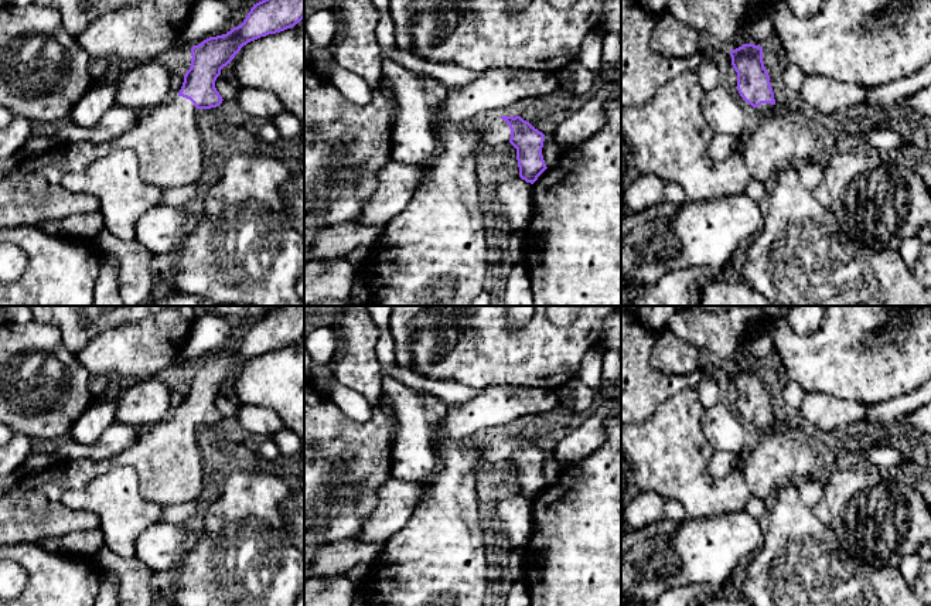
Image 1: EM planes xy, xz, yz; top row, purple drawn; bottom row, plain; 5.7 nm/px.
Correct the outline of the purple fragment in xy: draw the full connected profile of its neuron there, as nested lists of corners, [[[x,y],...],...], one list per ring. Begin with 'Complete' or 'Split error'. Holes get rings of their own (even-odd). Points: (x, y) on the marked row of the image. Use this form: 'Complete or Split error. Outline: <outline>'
Split error. Outline: [[[262,0],[250,8],[243,23],[222,35],[209,37],[191,48],[191,67],[184,75],[177,98],[153,109],[140,110],[139,122],[108,143],[64,143],[42,154],[24,154],[18,166],[0,181],[0,229],[58,221],[78,214],[100,211],[96,197],[68,191],[62,181],[71,173],[82,171],[115,149],[136,153],[140,177],[151,185],[174,188],[197,183],[202,174],[202,147],[197,127],[197,110],[222,103],[215,88],[221,69],[248,42],[294,27],[304,18],[304,0]]]

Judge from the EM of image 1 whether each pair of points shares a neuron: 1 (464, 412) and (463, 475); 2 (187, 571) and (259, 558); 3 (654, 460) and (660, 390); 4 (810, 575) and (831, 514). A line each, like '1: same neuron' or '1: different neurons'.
1: different neurons
2: same neuron
3: different neurons
4: different neurons

